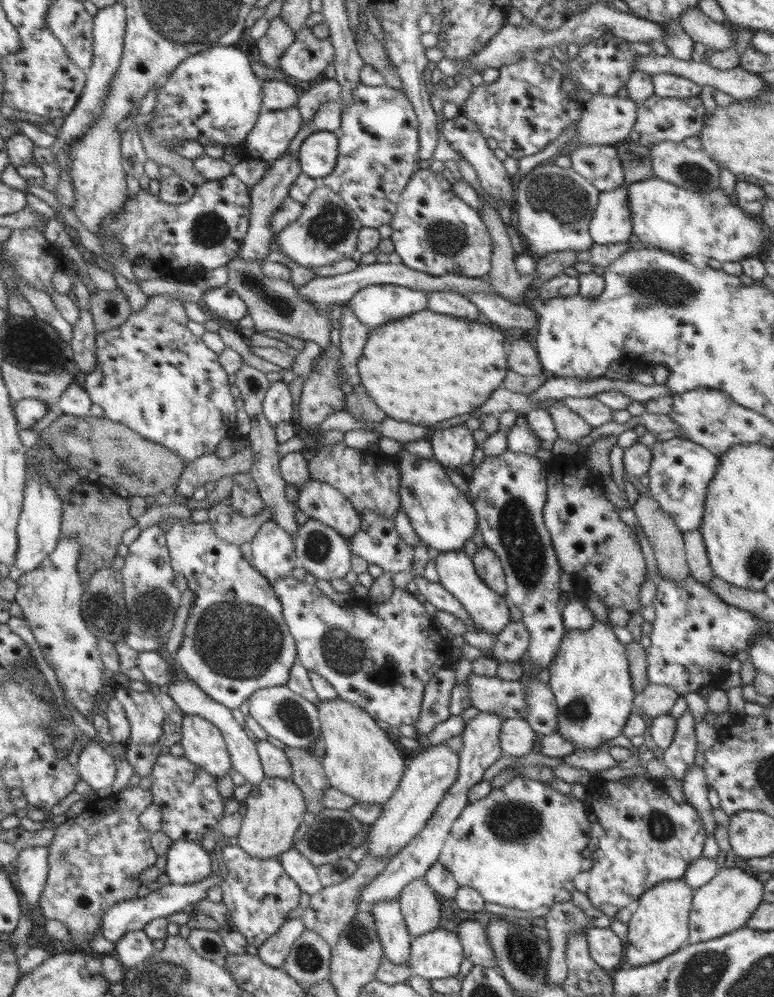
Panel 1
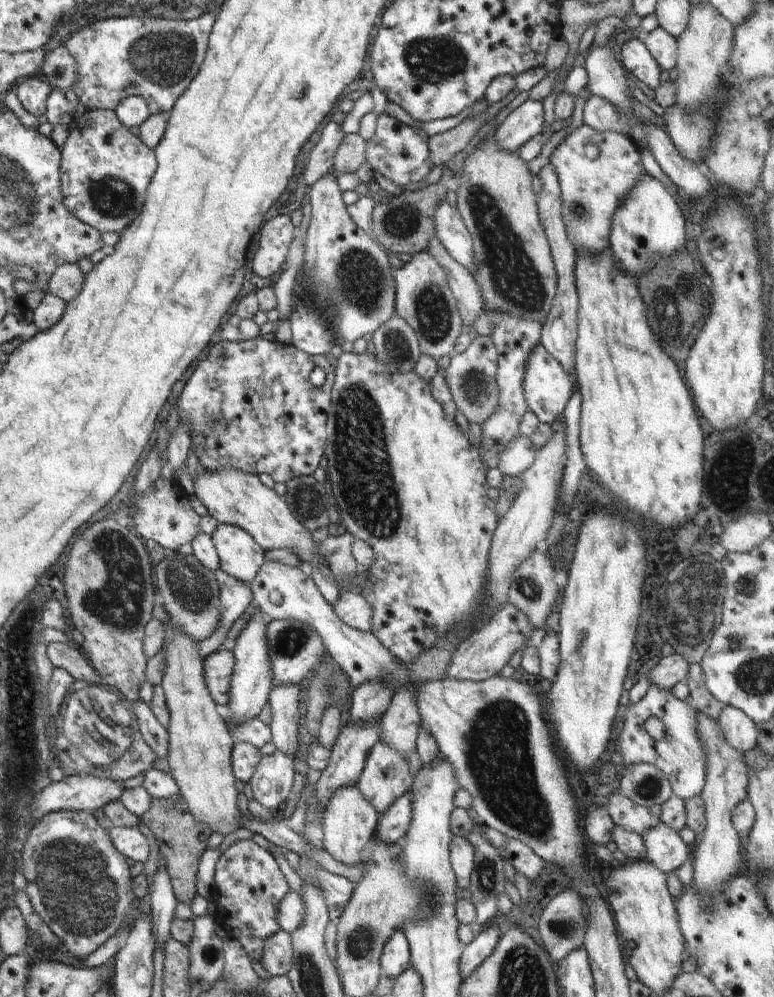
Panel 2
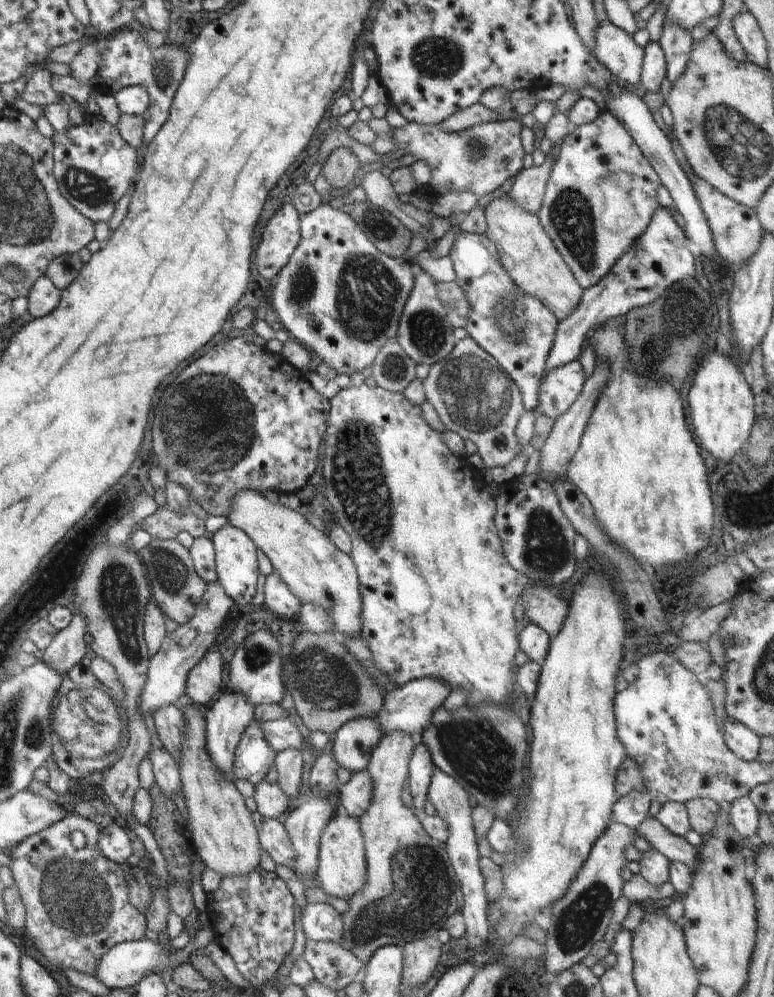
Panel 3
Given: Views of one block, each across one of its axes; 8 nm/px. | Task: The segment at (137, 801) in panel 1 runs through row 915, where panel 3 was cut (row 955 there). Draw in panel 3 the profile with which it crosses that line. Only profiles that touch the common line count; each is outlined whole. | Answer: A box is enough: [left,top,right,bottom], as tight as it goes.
[12,814,147,976]

